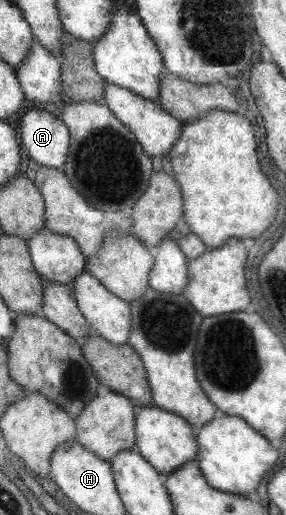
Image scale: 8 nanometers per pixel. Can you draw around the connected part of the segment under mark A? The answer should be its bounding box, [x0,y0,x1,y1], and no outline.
[16,106,72,169]

